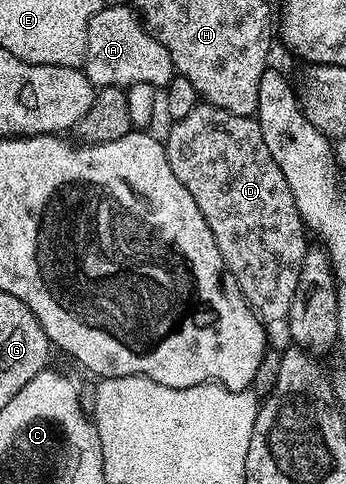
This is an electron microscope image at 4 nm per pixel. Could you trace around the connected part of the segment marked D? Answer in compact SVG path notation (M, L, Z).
M200 102L197 103L194 110L190 110L190 114L186 114L186 118L175 121L171 126L173 128L168 132L168 140L165 139L163 141L166 158L170 162L170 170L174 170L174 178L178 178L178 182L182 182L182 186L190 192L190 198L194 198L202 218L206 218L206 226L210 226L210 234L214 234L214 242L224 259L227 275L233 276L229 277L234 281L236 287L239 288L241 294L244 295L244 301L252 307L252 311L260 317L261 321L283 321L294 302L294 290L298 290L298 274L302 270L302 262L304 261L305 254L308 253L310 241L304 237L306 235L304 220L298 214L298 206L294 202L294 194L290 190L282 170L278 170L278 162L274 162L274 158L270 158L270 150L266 150L266 142L262 138L259 122L251 116L230 114L226 110L216 108L213 104Z

